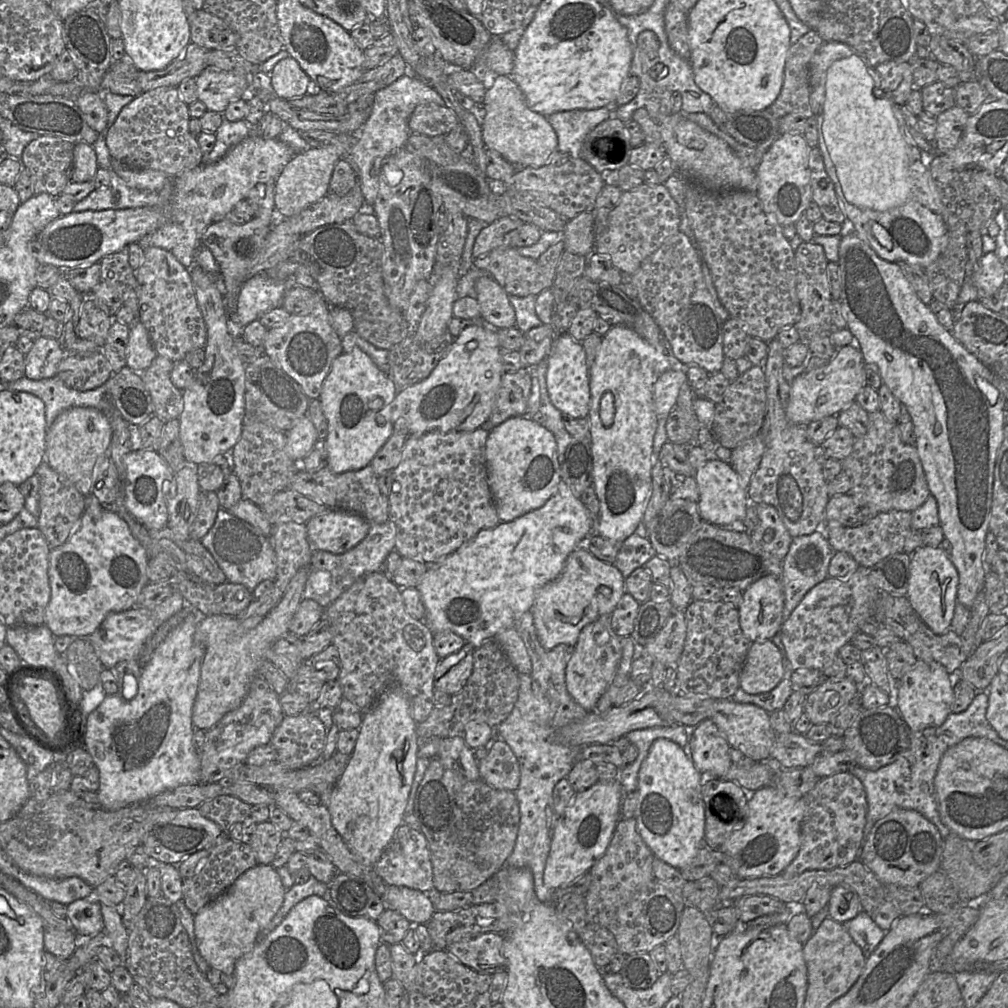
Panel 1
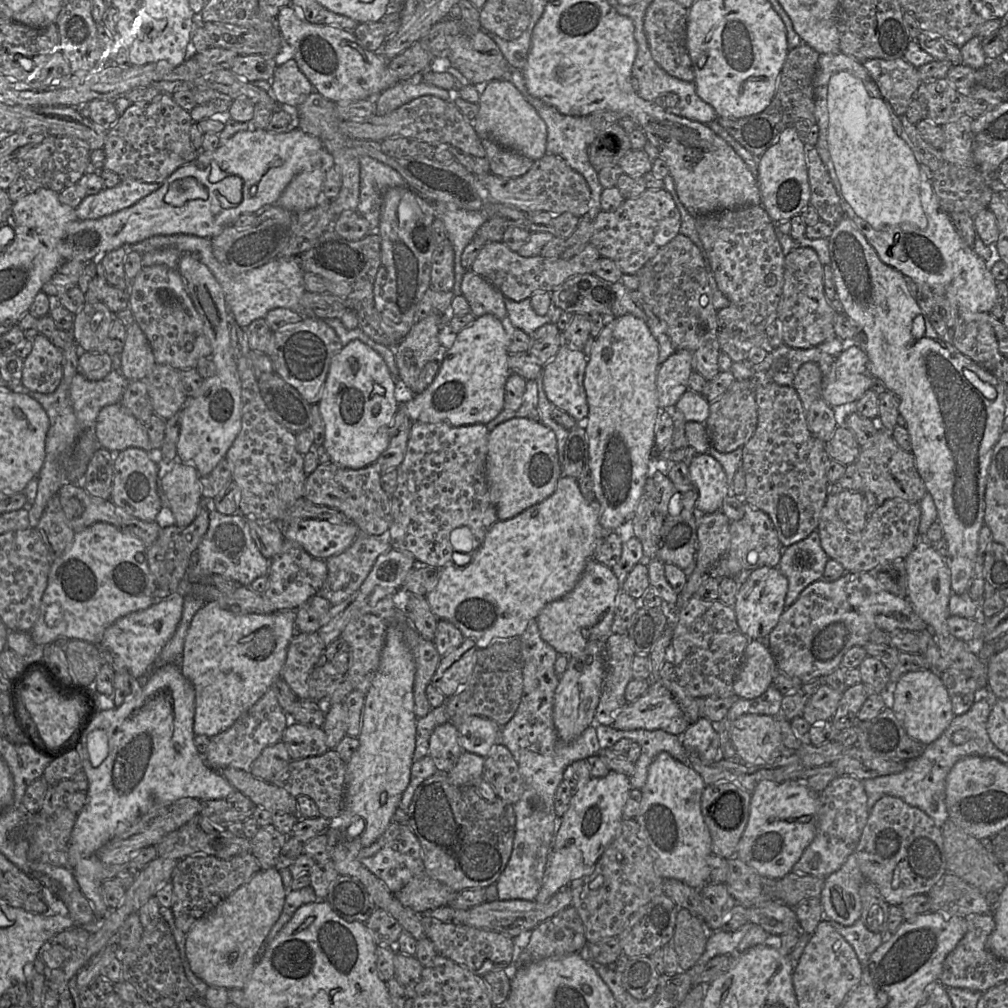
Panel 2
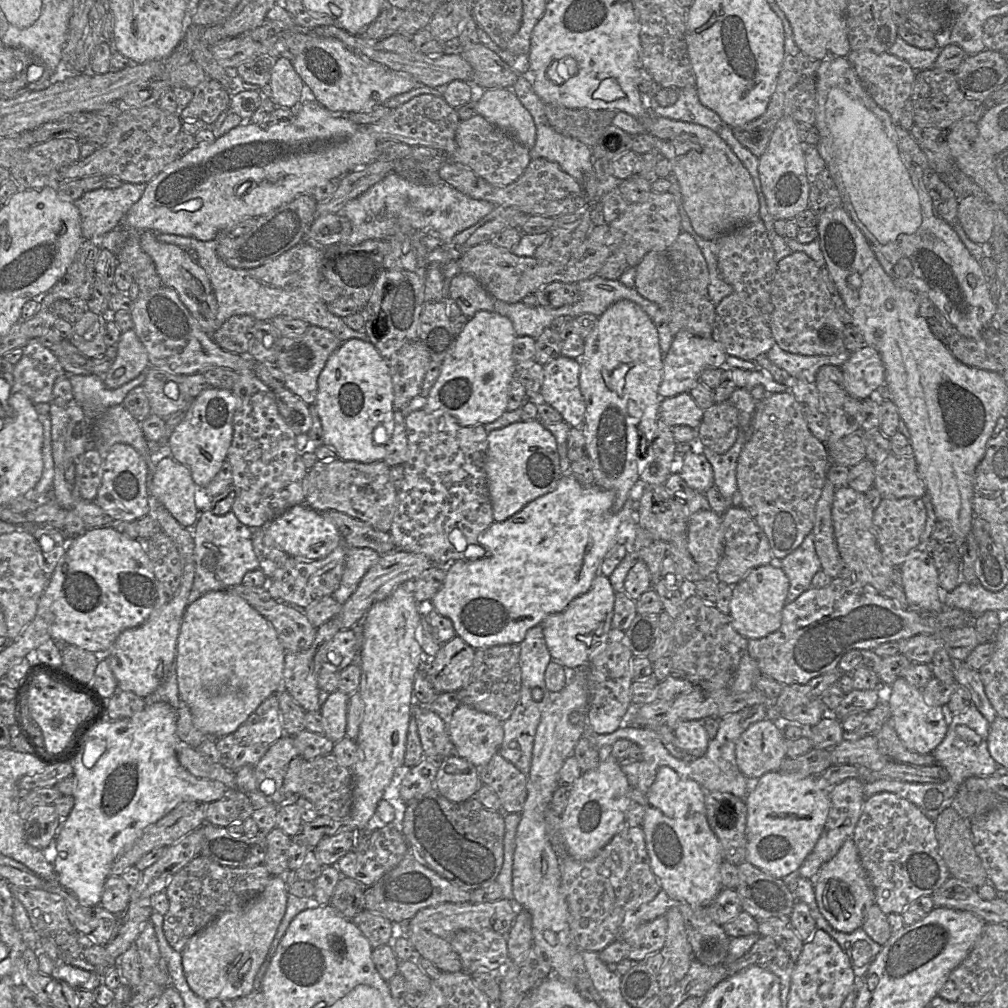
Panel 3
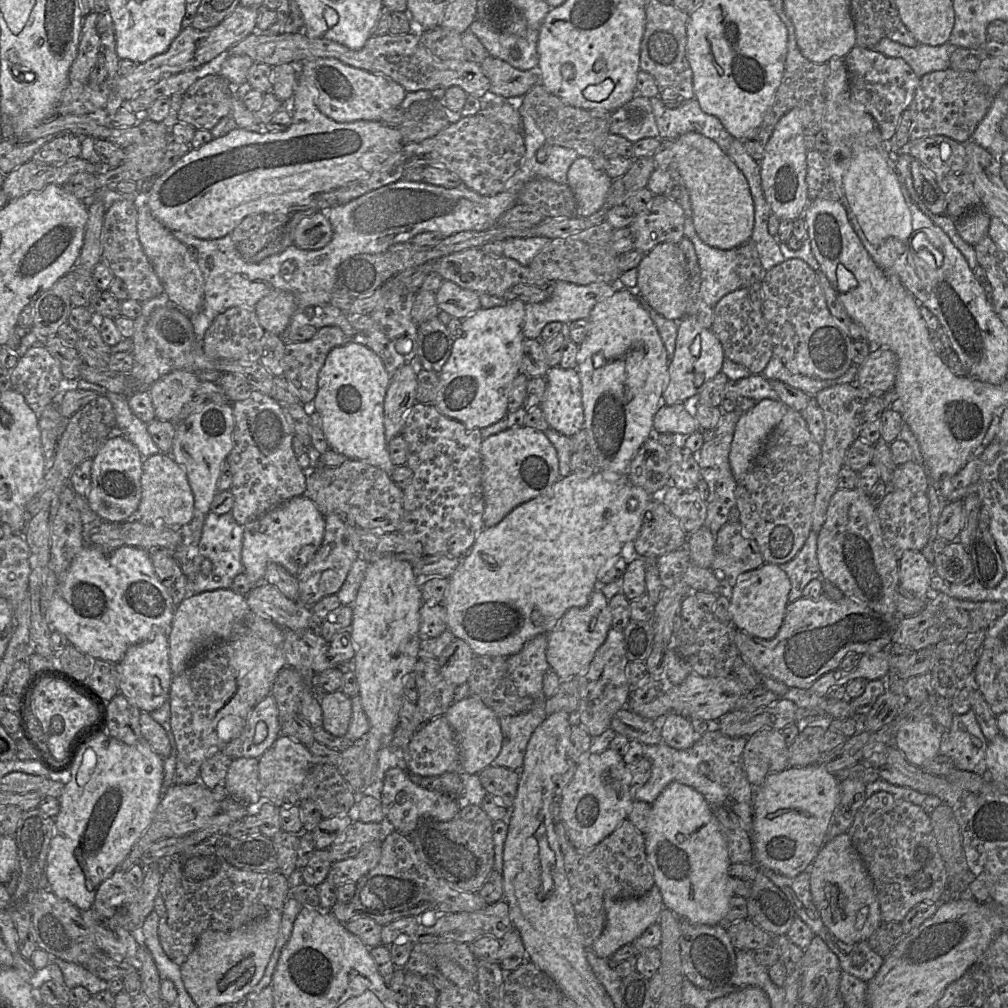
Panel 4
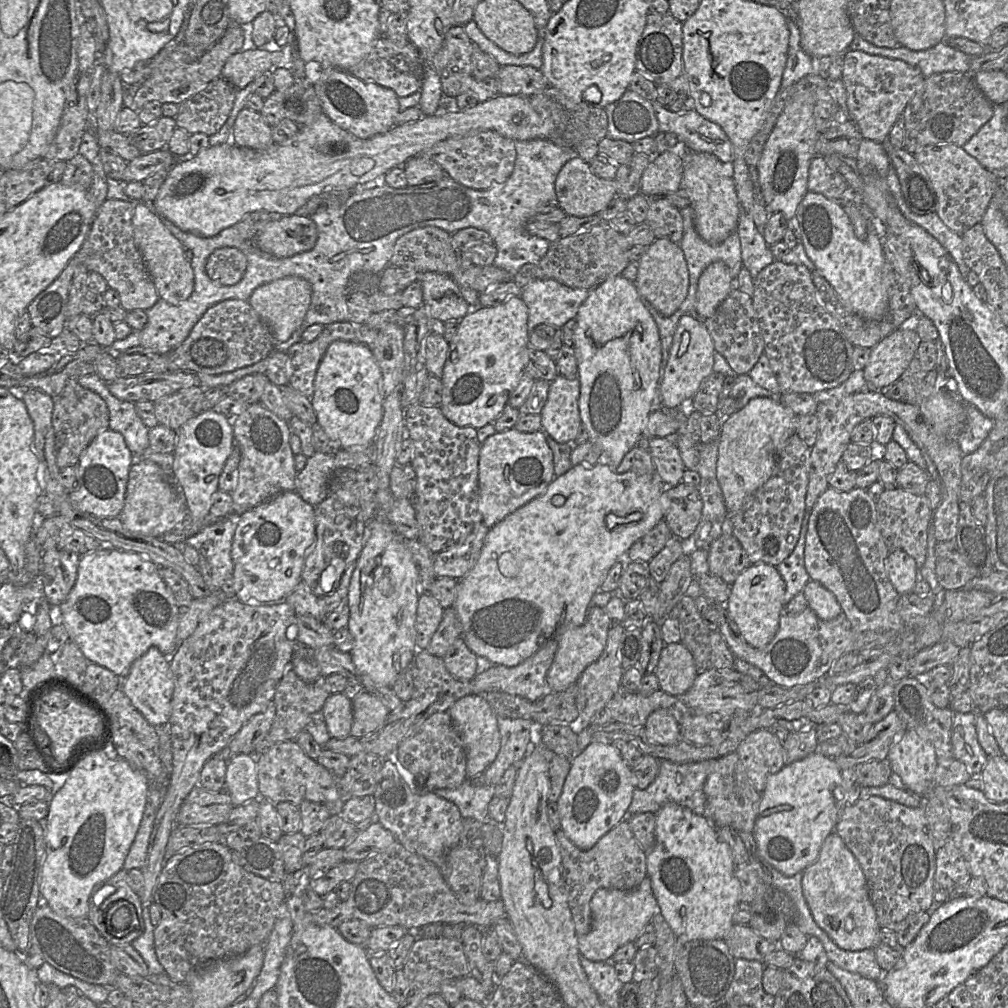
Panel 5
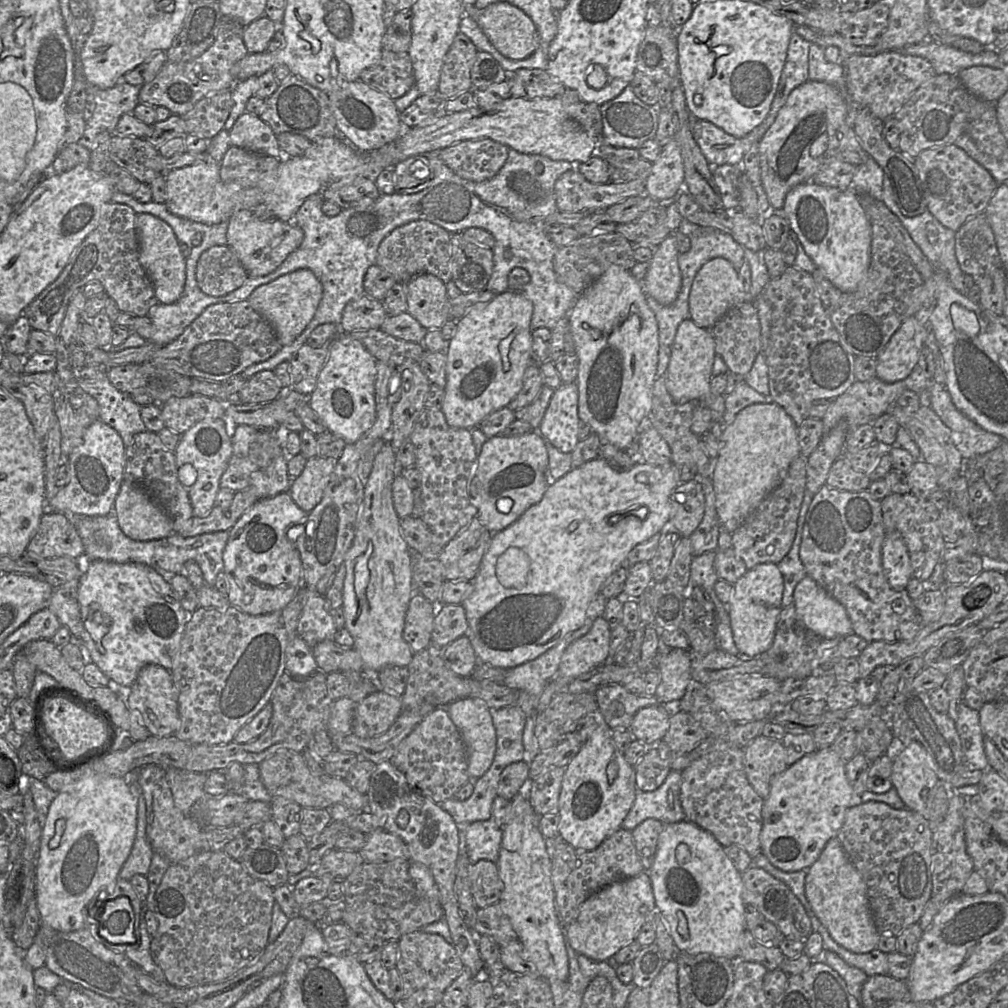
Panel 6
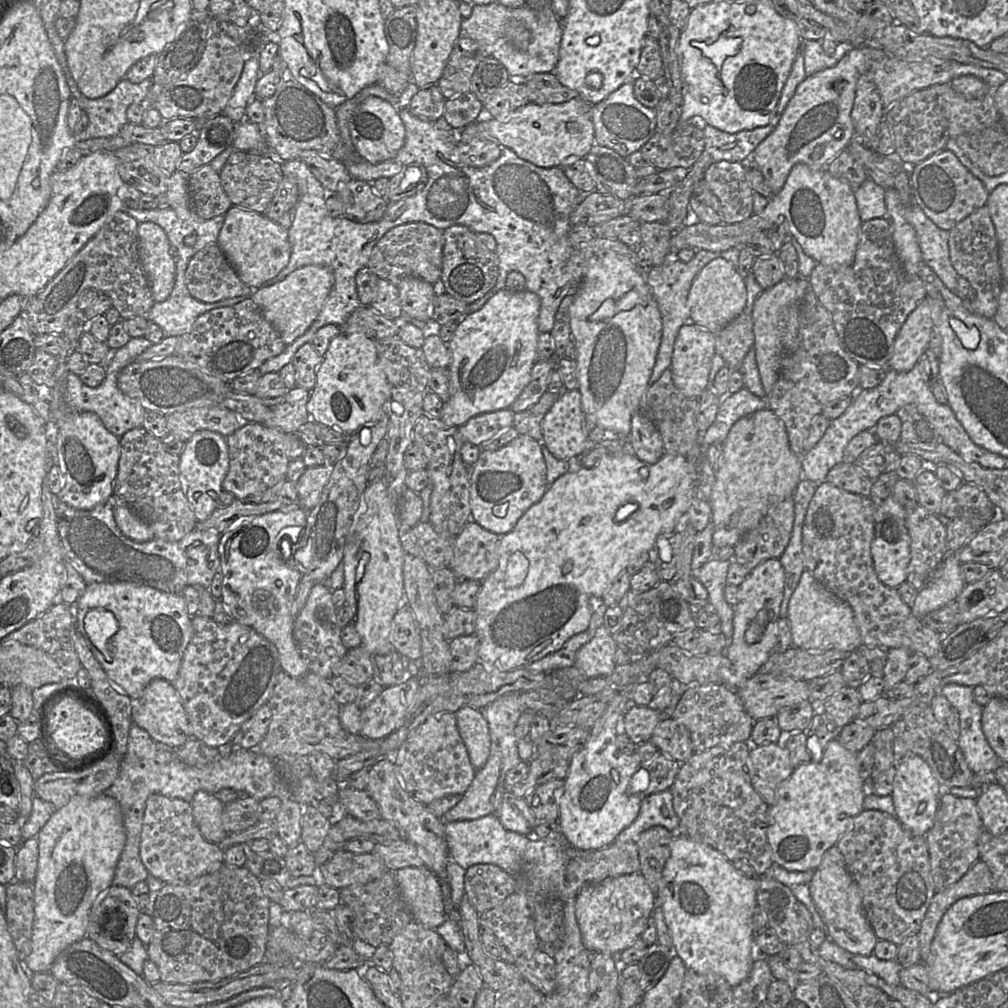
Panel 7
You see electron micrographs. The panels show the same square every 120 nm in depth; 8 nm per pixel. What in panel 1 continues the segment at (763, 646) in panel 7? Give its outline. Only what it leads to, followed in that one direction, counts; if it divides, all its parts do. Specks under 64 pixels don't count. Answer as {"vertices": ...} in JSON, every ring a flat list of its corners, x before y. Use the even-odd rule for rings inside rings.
{"vertices":[[767,575,742,592,739,623,745,637,753,642,770,640,782,626,784,592,781,579]]}

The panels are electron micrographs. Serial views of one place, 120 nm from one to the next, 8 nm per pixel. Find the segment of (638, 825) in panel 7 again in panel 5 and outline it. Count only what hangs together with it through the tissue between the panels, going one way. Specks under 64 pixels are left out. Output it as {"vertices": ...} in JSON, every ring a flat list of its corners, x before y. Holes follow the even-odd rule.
{"vertices":[[716,759,693,763,674,763,669,760,660,760,659,771,655,780,646,789,636,788,634,790,626,820,639,813,651,812,656,814,669,802,677,803,691,809,698,815,708,817,704,784,707,776,713,770,715,762]]}

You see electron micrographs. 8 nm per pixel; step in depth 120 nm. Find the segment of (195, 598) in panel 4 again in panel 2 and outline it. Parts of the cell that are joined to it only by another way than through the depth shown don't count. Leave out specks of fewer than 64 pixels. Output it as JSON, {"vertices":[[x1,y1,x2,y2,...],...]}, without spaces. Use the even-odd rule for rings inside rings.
{"vertices":[[206,602,194,615,186,633,180,669,195,690,195,735,213,737,231,727,282,677,289,644,296,633,296,610,270,614,236,614,215,602]]}

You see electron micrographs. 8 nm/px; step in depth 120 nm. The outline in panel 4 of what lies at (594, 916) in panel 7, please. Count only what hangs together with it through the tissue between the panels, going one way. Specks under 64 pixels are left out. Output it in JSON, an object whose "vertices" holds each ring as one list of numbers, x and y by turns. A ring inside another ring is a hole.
{"vertices":[[654,885,646,894,637,898,605,899,606,923,591,950,600,958,610,958,620,947,632,944,650,925,657,923,664,908,660,889]]}

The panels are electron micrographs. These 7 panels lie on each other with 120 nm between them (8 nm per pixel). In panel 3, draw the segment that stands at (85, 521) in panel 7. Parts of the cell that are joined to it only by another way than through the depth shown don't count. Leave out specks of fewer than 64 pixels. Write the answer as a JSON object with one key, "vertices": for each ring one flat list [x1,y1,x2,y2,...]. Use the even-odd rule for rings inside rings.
{"vertices":[[212,510,205,511,197,525,186,528,192,533,195,542,195,576,187,606,208,592,228,590,241,584,247,572,259,569,252,529,242,524,233,511,225,515,215,515]]}

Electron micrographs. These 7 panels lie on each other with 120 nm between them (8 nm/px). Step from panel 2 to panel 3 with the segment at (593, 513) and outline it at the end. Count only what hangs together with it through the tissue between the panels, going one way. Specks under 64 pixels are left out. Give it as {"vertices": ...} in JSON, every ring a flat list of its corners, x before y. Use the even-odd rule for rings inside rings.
{"vertices":[[571,474,561,475,556,488,528,503,518,513,503,522,493,522,478,537,478,544,485,549,485,556,480,559,463,559,455,561,445,567,445,580,439,591,433,596,429,605,440,615,448,618,453,623,456,635,463,639,475,650,499,645,520,644,527,631,537,625,553,613,562,612,576,597,586,593,594,578,600,574,600,566,609,550,617,543,617,531,620,524,627,519,636,519,638,525,638,502,631,496,627,499,621,510,615,510,615,493,612,490,603,489,597,485,582,486]]}

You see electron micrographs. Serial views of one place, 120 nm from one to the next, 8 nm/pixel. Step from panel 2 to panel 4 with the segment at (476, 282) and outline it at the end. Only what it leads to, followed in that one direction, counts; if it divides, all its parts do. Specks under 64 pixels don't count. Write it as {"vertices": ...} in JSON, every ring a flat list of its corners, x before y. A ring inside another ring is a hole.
{"vertices":[[443,280,437,290,436,302,440,310,459,319,464,319,481,308,479,293,464,289,449,280]]}

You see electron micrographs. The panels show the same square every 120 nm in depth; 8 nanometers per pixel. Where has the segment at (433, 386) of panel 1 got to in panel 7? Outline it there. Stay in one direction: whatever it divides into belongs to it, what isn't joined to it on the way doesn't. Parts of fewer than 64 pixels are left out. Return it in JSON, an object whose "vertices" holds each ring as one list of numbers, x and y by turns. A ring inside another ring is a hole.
{"vertices":[[527,289,498,290,478,311,465,315,447,344,451,353,448,366,450,374,450,396,444,402,441,420,447,426,460,427,471,418,487,412,509,409,531,380,531,371,536,363,538,347,538,316,540,297]]}

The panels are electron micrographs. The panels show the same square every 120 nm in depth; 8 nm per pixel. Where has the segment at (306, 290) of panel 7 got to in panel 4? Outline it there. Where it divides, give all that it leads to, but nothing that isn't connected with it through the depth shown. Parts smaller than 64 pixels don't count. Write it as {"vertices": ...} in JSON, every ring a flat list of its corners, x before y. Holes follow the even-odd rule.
{"vertices":[[275,290,260,299,254,312,266,332,281,335,288,327,296,310,296,300,291,292]]}

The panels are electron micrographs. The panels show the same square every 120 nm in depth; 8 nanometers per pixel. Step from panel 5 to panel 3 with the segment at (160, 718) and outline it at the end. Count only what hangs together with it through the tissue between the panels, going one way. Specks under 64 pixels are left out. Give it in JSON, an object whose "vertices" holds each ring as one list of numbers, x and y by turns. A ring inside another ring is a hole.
{"vertices":[[195,559,186,563,177,593,142,625,124,630,105,653,118,687,141,698,152,694,166,679,175,663,177,641,195,576]]}

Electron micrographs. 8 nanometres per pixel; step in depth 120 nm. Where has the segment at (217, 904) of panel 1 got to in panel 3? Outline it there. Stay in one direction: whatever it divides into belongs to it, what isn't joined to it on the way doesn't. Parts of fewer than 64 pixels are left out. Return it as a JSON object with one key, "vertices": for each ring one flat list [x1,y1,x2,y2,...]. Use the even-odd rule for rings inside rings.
{"vertices":[[273,876,263,891,238,907,230,907,187,941,181,952,182,967,197,996,206,1001,235,1000,252,992,255,976,284,917,287,898,284,876]]}

